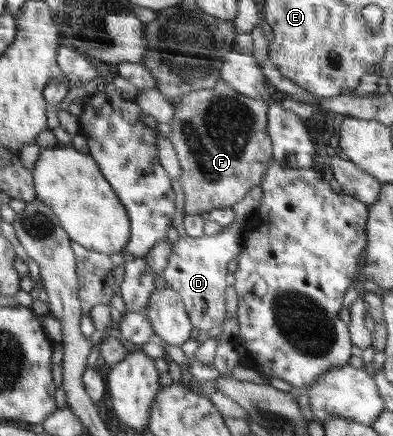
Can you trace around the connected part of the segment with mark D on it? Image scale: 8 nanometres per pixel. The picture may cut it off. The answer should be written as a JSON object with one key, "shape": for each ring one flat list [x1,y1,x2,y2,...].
{"shape":[[234,222,226,225,217,234,204,234,198,238,186,235,179,237,173,244,162,276,167,285,180,295,192,326,200,332,220,325,226,318,224,298,224,290,227,287,226,276,228,276,226,267,228,262,237,258,237,254,242,250,243,235,247,237,244,223]]}

